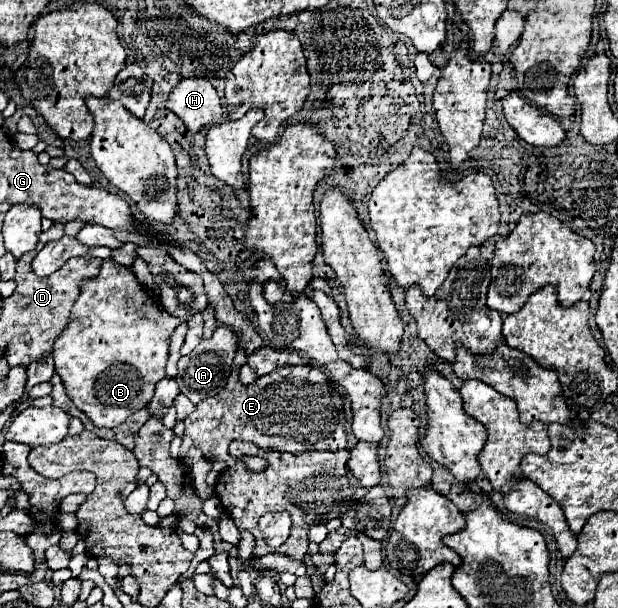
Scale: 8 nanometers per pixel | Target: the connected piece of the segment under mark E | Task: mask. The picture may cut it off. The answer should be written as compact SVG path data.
M294 365L294 367L278 367L276 371L258 377L250 385L242 385L238 381L238 369L232 369L224 391L216 397L208 397L198 403L196 411L184 419L188 435L194 441L208 461L226 461L230 463L228 445L232 441L248 441L262 449L288 451L288 453L304 453L304 451L340 451L348 447L346 441L346 417L344 417L344 399L342 389L318 367L312 365Z

